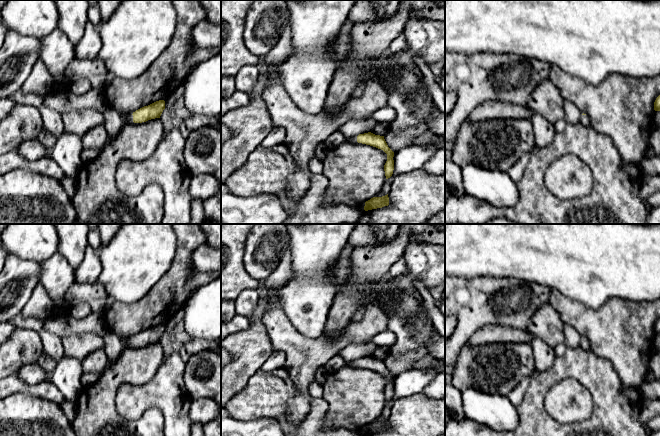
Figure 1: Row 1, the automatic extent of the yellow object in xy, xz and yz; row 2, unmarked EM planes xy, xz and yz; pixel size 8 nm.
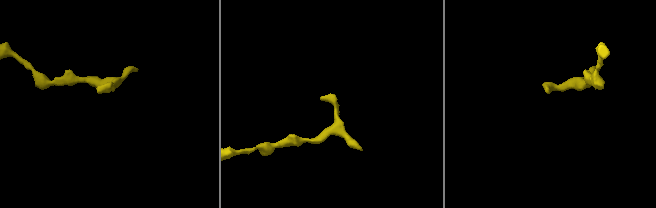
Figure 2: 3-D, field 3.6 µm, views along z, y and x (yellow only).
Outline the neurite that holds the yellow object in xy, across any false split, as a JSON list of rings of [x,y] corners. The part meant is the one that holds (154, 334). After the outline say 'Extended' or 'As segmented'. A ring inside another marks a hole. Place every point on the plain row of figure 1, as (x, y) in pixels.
[[[159,324],[148,330],[144,330],[126,341],[122,341],[121,338],[115,333],[109,332],[104,337],[104,350],[108,358],[108,363],[105,368],[110,362],[118,359],[125,349],[142,347],[151,343],[160,342],[164,333],[164,324]]]. Extended

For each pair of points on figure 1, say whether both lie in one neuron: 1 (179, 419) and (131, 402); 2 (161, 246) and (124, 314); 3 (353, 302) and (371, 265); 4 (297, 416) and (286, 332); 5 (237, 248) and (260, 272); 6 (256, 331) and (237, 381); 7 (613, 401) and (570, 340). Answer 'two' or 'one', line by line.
1: one
2: two
3: one
4: one
5: two
6: one
7: two

